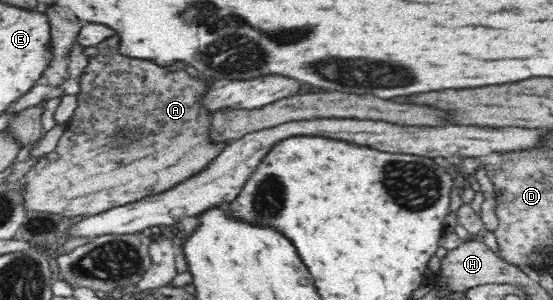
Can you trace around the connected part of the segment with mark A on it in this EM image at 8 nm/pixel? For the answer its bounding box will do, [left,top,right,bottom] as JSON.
[21,37,229,217]

